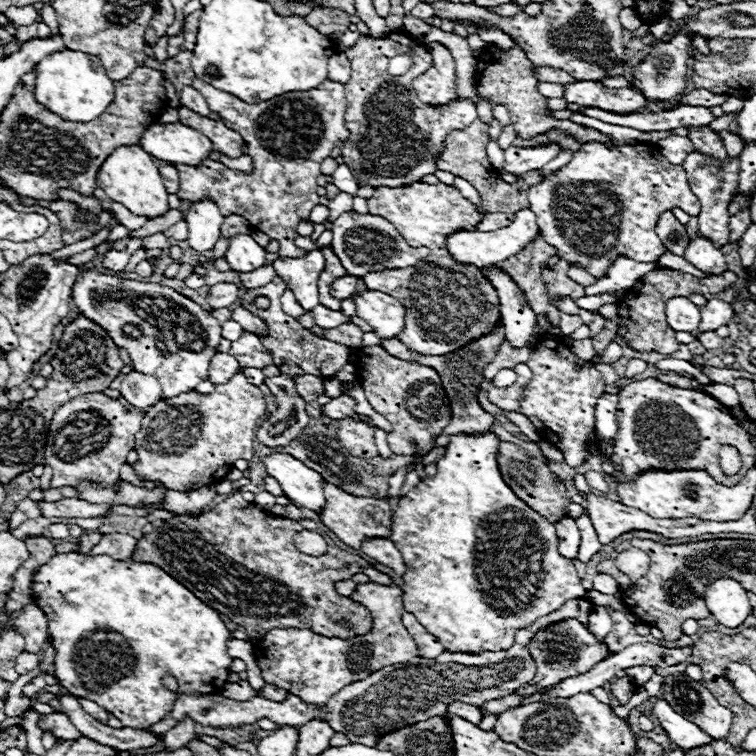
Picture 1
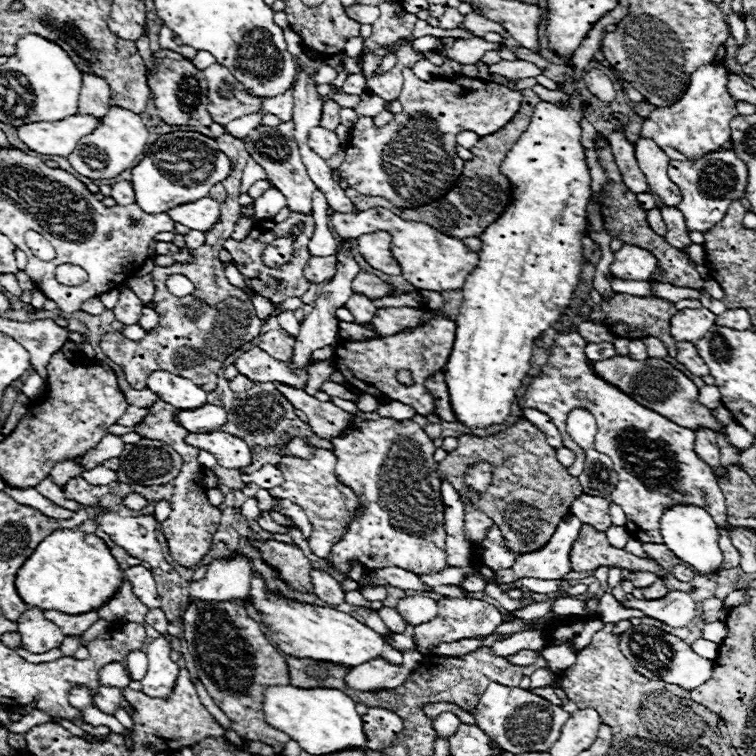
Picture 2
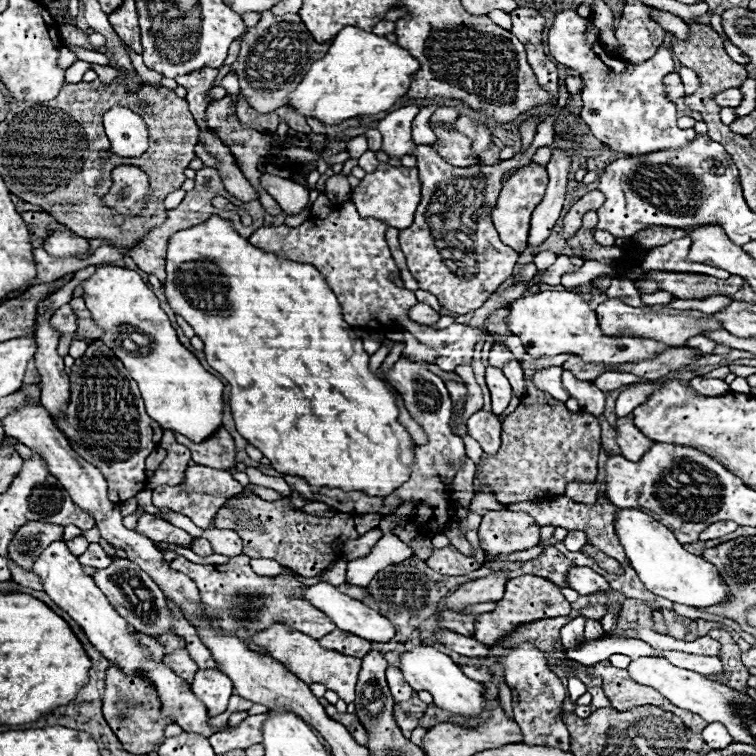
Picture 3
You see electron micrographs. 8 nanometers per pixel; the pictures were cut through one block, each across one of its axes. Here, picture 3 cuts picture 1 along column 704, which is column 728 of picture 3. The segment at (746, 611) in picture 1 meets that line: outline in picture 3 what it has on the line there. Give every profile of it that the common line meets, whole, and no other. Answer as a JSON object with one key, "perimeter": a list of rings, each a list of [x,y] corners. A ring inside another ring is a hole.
{"perimeter":[[[620,510],[616,518],[616,534],[626,550],[632,568],[638,572],[642,584],[656,596],[664,596],[676,604],[690,608],[708,608],[728,602],[730,592],[716,566],[702,556],[694,556],[674,538],[672,530],[650,518],[640,510]]]}

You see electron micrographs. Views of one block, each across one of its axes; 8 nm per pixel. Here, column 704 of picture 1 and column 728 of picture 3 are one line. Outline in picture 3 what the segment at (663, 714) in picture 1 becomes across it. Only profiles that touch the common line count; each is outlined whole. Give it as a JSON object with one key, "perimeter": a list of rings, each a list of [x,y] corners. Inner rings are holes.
{"perimeter":[[[718,722],[708,724],[708,726],[702,730],[702,738],[704,738],[704,742],[710,746],[710,750],[724,748],[724,746],[728,746],[730,742],[734,742],[732,736],[728,734],[728,730],[724,730],[724,726],[720,726]]]}

